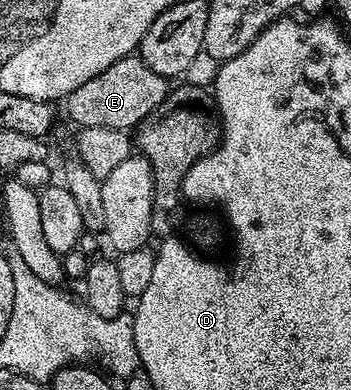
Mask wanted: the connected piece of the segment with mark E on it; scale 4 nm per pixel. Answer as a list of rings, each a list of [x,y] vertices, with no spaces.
[[[140,55],[124,56],[119,58],[119,62],[107,66],[103,74],[95,74],[91,82],[83,82],[83,86],[71,90],[71,94],[64,97],[63,105],[78,129],[107,126],[133,130],[171,91],[170,85],[165,84],[168,84],[166,77],[155,74],[151,66],[142,62]]]

